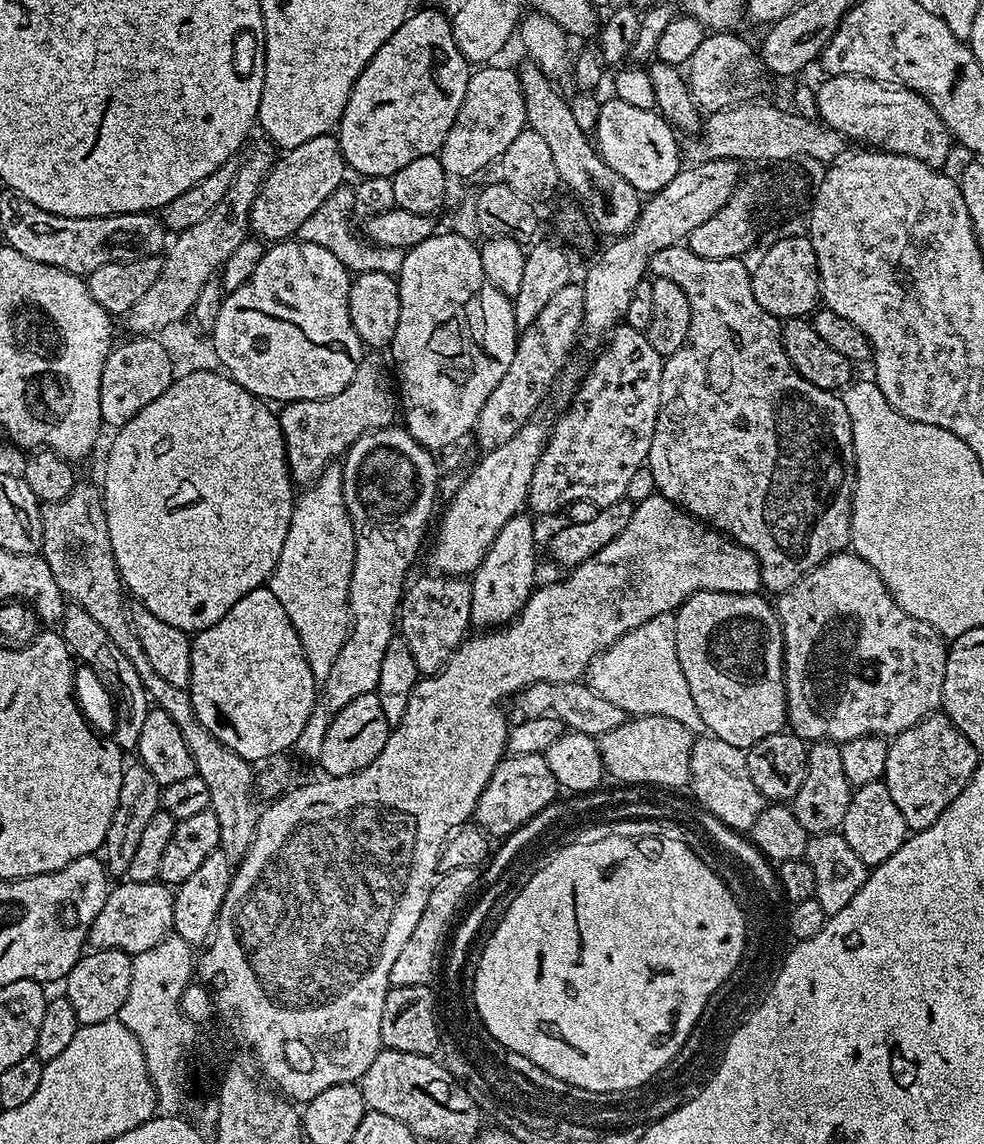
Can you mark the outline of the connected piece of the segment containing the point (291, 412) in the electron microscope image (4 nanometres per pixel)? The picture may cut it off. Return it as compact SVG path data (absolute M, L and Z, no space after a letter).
M372 350L365 354L360 359L360 365L358 370L354 374L354 378L350 382L350 386L346 386L346 390L342 390L342 394L334 394L330 398L322 398L321 400L289 400L283 405L284 409L279 409L278 415L280 417L280 429L284 431L284 445L286 446L286 452L288 454L288 469L292 474L292 479L297 485L307 486L313 484L315 480L322 474L322 470L326 470L326 466L330 463L333 463L337 458L343 457L344 453L347 452L348 447L354 443L358 438L362 438L362 434L367 432L373 432L375 428L386 428L393 423L392 420L397 419L398 416L398 388L394 383L394 372L390 367L389 361L384 360L379 351Z

